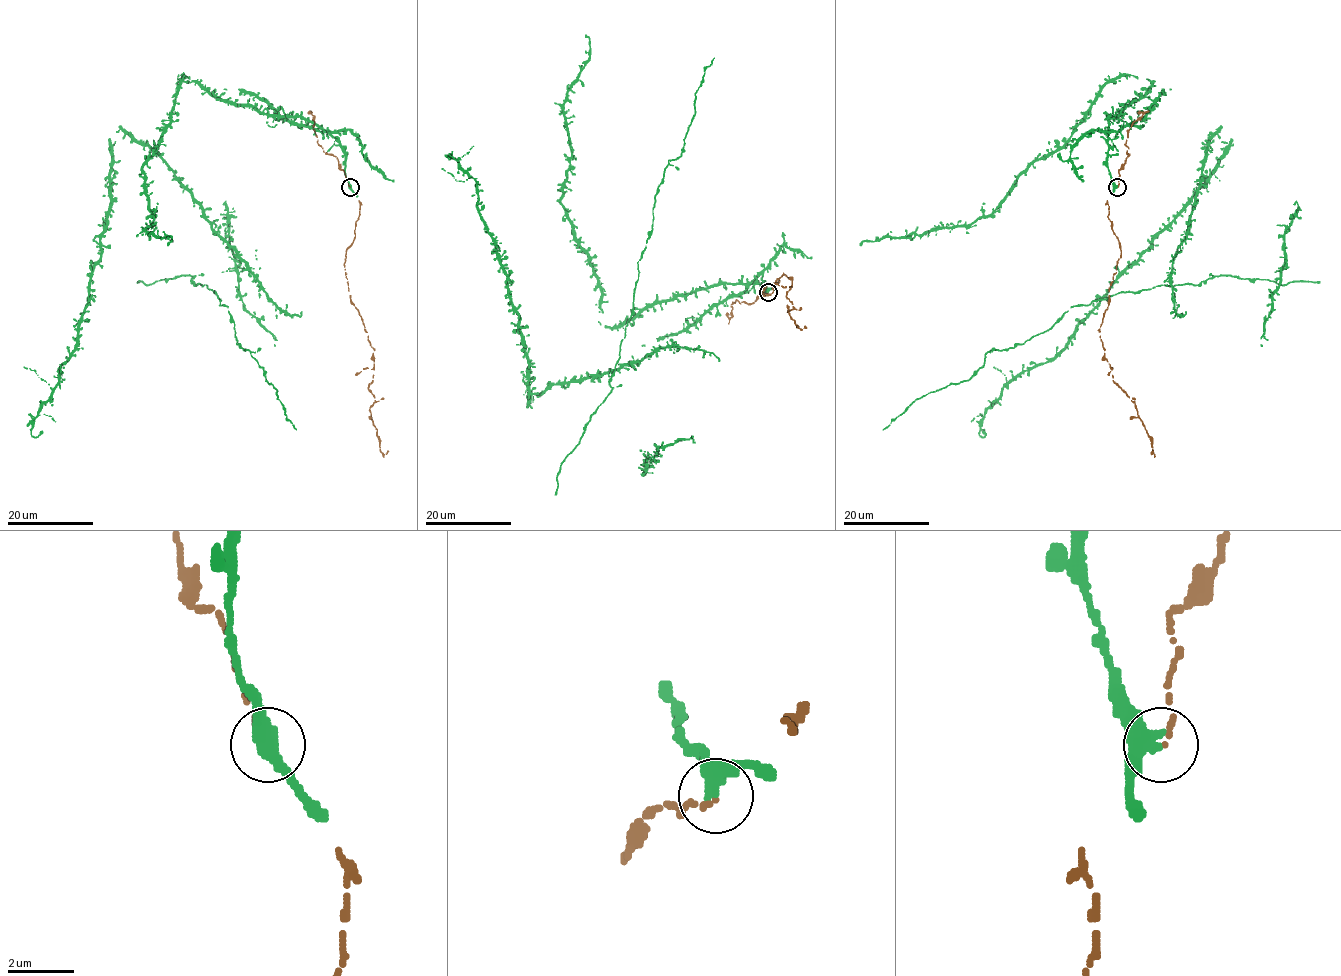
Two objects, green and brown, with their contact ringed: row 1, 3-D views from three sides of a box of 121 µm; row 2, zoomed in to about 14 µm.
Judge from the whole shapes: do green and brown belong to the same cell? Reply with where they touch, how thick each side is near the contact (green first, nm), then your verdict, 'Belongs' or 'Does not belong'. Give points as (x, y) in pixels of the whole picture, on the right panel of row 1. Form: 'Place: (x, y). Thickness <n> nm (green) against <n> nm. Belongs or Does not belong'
Place: (1117, 187). Thickness 380 nm (green) against 110 nm. Does not belong

